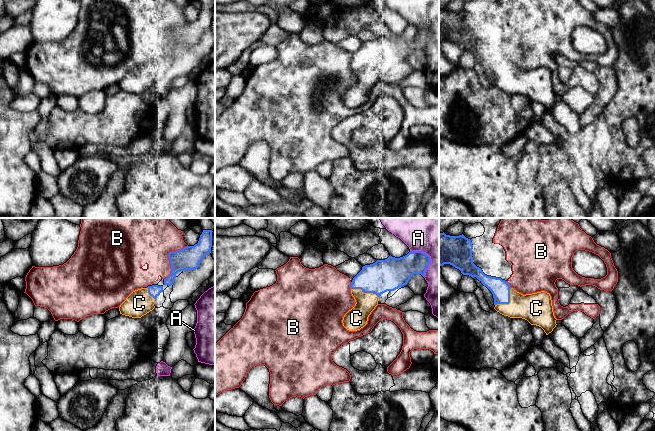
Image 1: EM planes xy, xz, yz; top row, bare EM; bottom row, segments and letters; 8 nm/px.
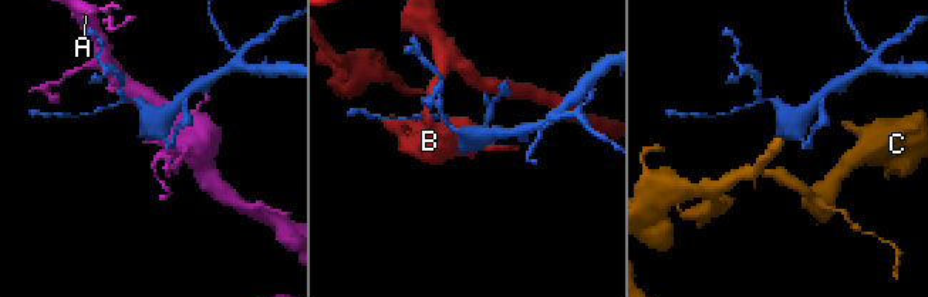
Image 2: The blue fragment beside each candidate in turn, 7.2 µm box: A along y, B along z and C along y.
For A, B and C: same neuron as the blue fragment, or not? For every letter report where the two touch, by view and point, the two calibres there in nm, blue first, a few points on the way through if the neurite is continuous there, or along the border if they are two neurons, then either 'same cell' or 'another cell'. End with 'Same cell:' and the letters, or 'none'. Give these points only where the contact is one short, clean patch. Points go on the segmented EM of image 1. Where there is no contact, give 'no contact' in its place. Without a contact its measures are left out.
A: meets blue in xz at (429, 257); 190 nm thick on the blue side, 460 nm on the other; another cell
B: meets blue in xy at (168, 257); 190 nm thick on the blue side, 440 nm on the other; another cell
C: meets blue in yz at (509, 302); 150 nm thick on the blue side, 240 nm on the other; runs through yz (500, 289), (509, 302), (514, 305), (536, 308); same cell
Same cell: C

